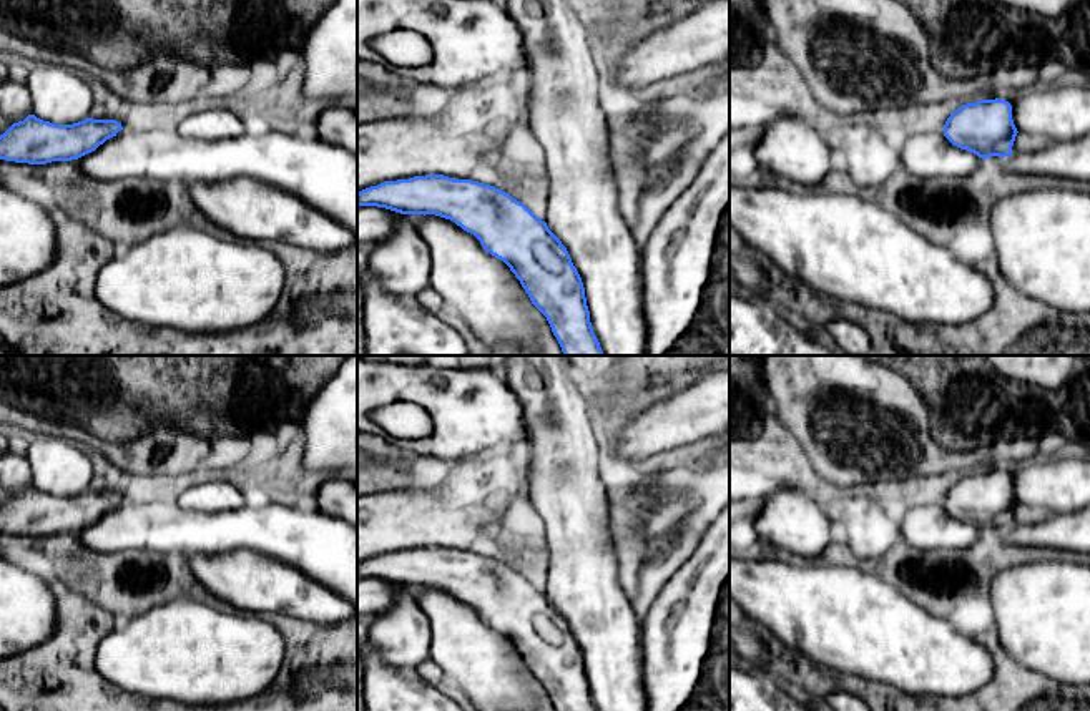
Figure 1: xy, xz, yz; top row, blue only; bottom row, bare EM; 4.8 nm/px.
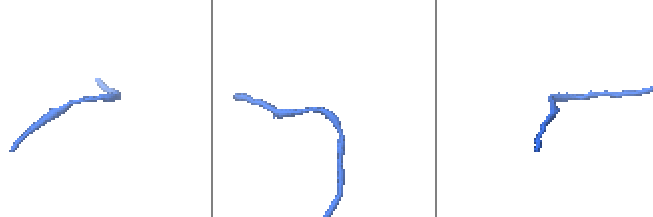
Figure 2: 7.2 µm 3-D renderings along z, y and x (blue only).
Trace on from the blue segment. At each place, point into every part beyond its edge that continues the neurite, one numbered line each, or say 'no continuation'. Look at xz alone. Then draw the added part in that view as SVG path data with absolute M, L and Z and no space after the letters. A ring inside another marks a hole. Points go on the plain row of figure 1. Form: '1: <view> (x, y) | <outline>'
no continuation

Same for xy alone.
no continuation

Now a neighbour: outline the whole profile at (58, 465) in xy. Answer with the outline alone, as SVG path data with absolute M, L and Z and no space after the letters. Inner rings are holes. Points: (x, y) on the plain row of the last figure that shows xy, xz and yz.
M63 435L25 437L32 487L55 497L73 497L90 488L93 463L83 447Z

